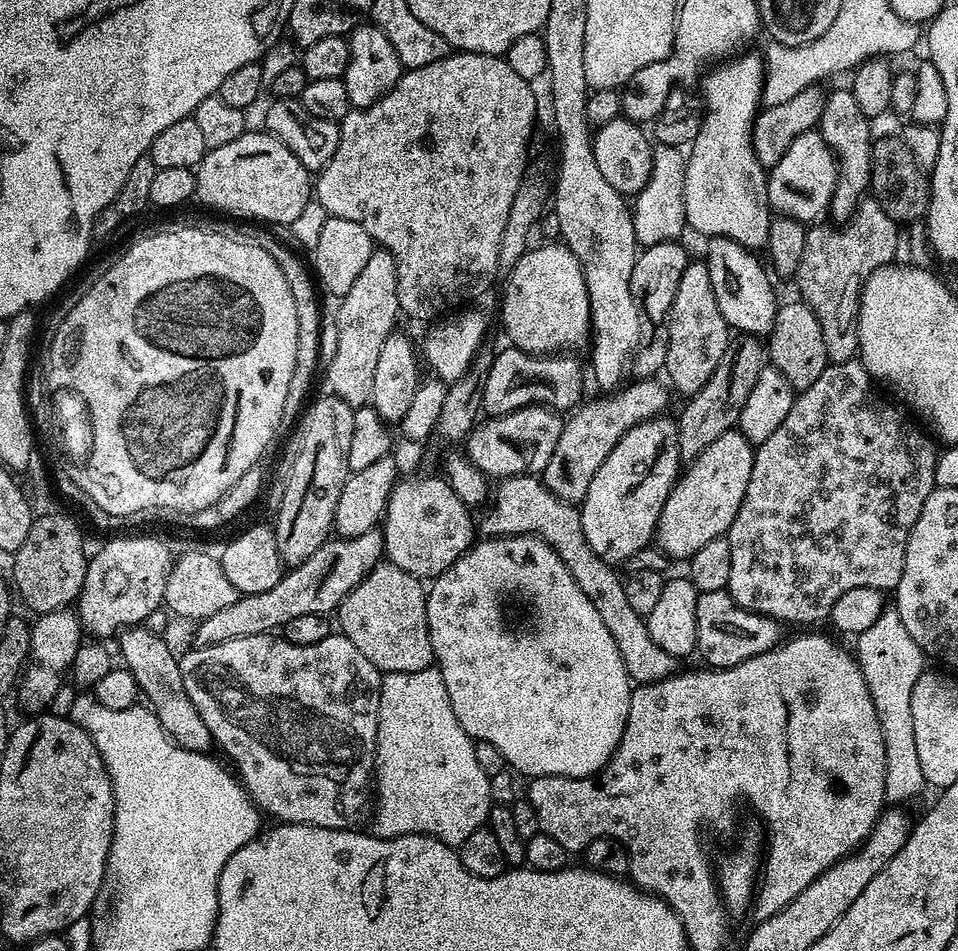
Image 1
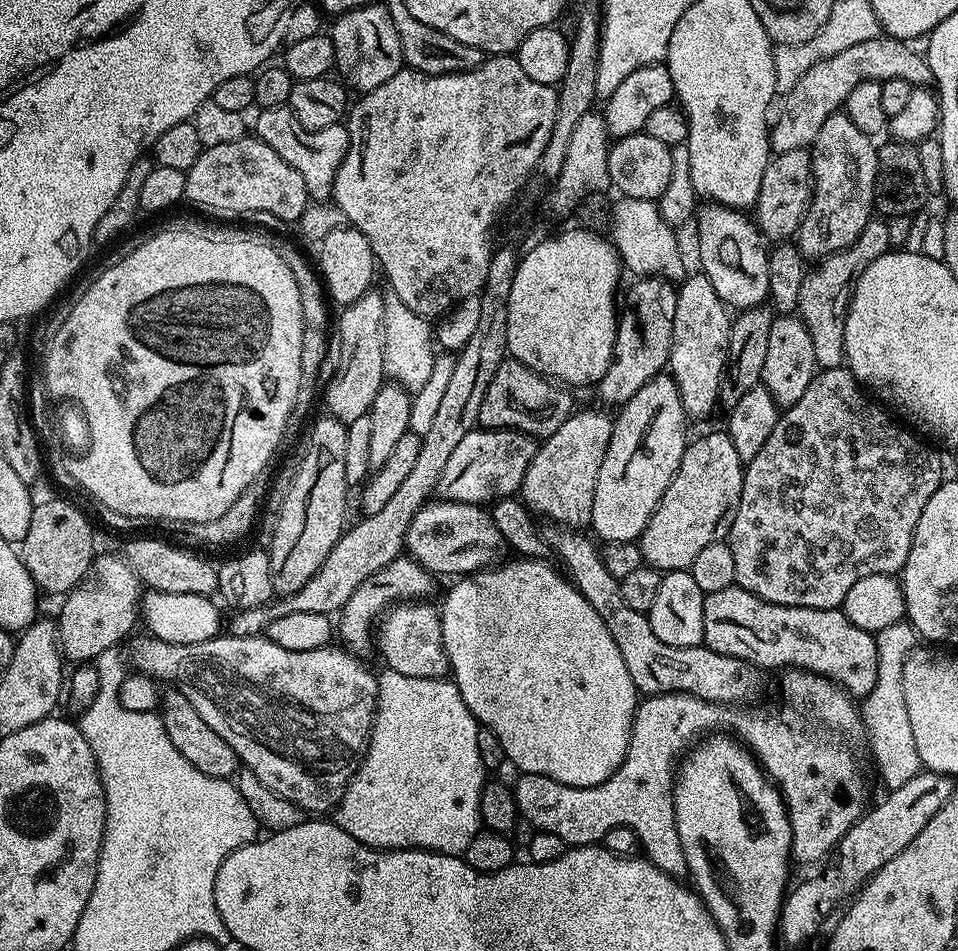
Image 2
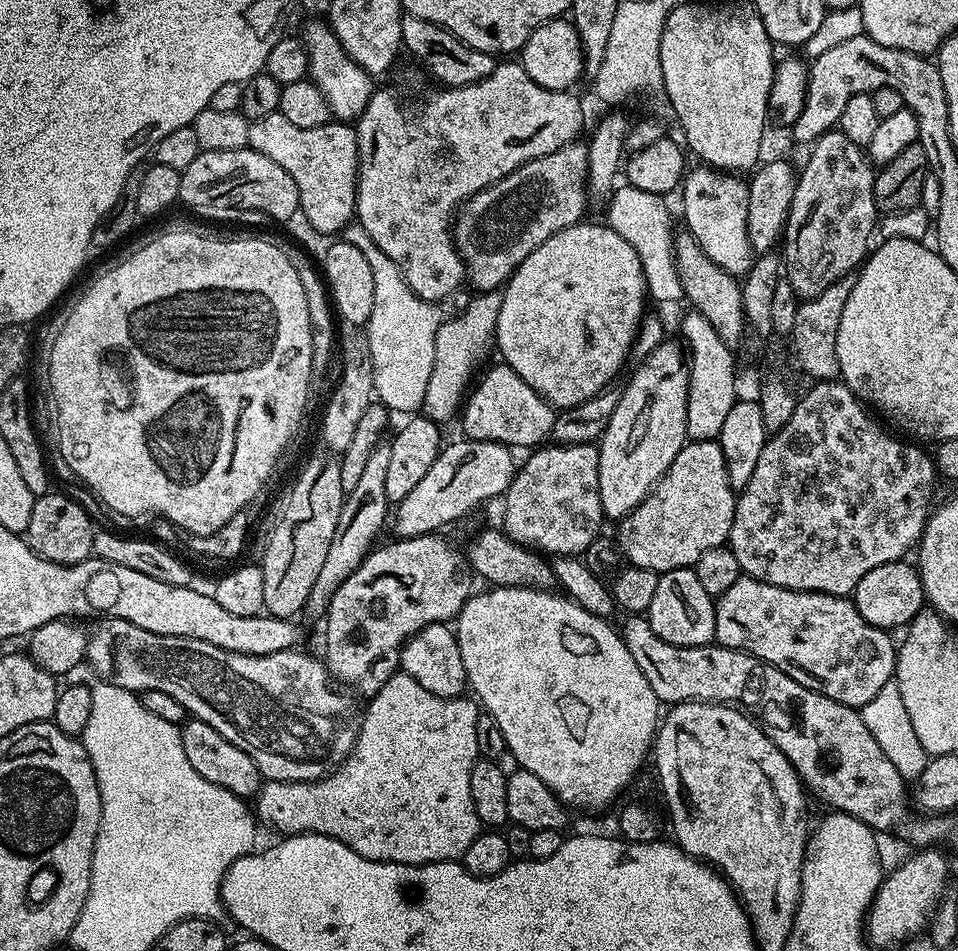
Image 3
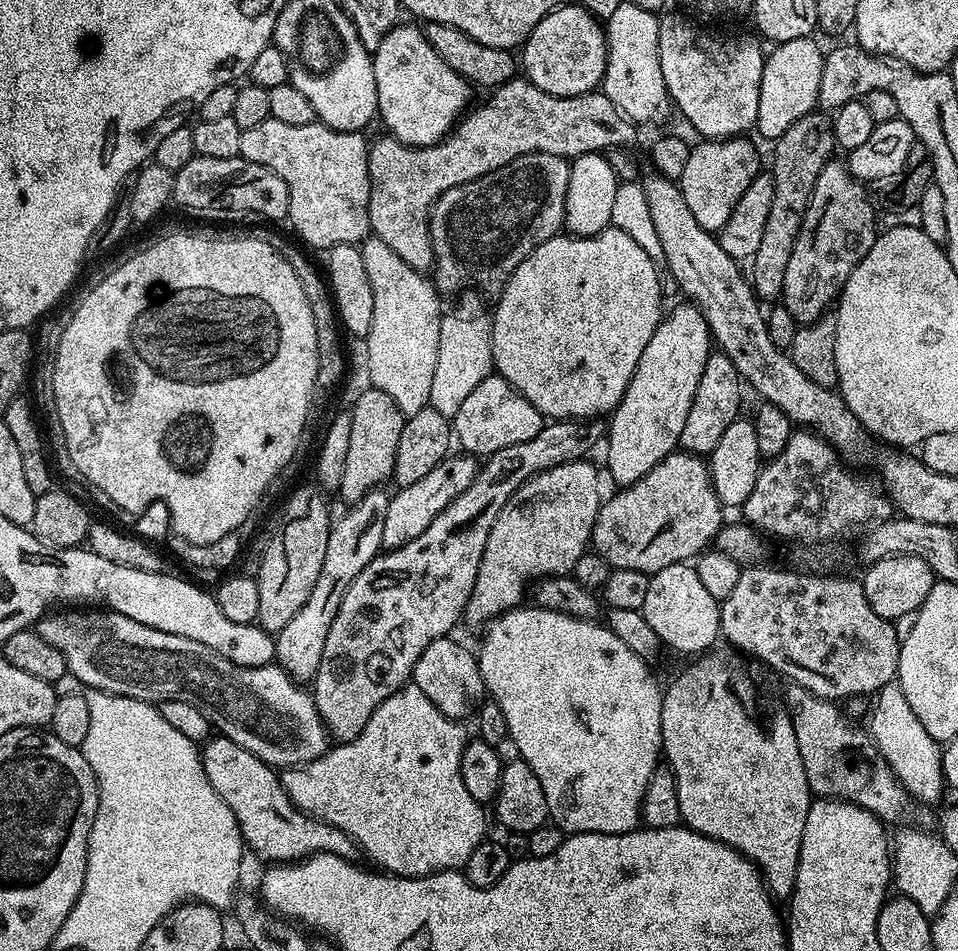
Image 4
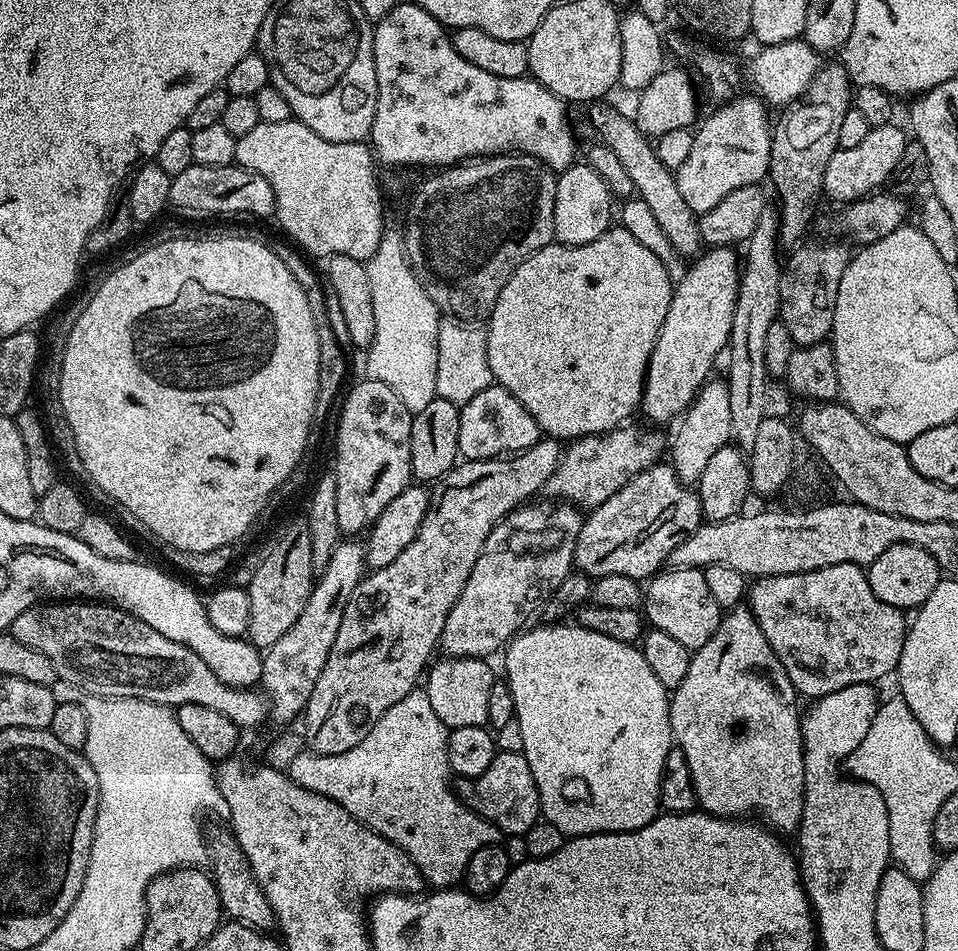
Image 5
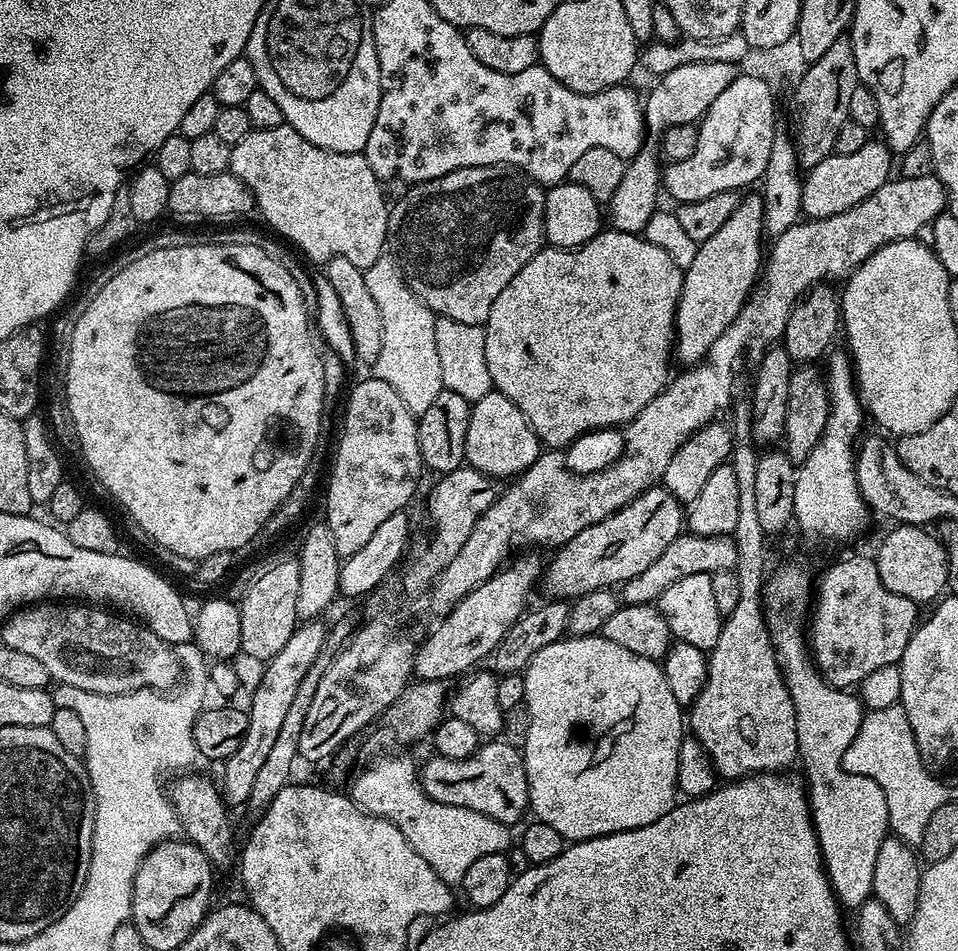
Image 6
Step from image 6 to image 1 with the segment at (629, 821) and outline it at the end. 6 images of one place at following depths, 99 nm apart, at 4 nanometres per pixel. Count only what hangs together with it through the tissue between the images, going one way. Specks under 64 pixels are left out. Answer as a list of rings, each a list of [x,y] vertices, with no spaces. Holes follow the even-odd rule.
[[[527,534],[481,539],[473,543],[467,552],[462,553],[452,568],[435,577],[427,593],[426,618],[434,664],[440,669],[442,682],[446,682],[446,694],[450,694],[450,706],[454,706],[458,722],[462,722],[462,730],[466,730],[466,734],[472,737],[473,741],[485,740],[490,742],[490,746],[498,746],[505,765],[521,777],[524,775],[524,778],[595,776],[601,771],[616,753],[620,739],[624,737],[633,685],[622,662],[622,654],[618,654],[618,646],[614,646],[614,638],[610,638],[610,630],[606,630],[606,622],[602,622],[598,610],[594,610],[594,602],[586,598],[586,594],[582,592],[570,570],[566,570],[562,558],[555,550],[540,536]]]

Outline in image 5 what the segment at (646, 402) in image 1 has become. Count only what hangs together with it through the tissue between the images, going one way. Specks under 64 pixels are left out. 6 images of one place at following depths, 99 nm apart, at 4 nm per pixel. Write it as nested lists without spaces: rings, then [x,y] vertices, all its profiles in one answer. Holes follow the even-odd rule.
[[[528,502],[519,508],[513,508],[490,530],[478,554],[478,562],[474,562],[474,570],[470,570],[470,578],[466,578],[462,594],[458,594],[458,602],[454,602],[450,614],[446,614],[446,626],[442,626],[438,645],[444,656],[492,658],[496,651],[497,655],[529,623],[527,620],[543,609],[554,590],[558,590],[562,578],[574,571],[576,543],[584,525],[581,509],[567,502],[536,503]]]

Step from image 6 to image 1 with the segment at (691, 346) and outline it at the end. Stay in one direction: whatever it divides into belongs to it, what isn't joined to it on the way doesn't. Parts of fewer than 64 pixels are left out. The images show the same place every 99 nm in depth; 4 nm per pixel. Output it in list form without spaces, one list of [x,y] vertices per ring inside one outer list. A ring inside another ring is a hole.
[[[661,414],[649,420],[639,420],[633,428],[626,430],[614,450],[610,450],[606,462],[598,466],[598,474],[594,474],[590,490],[586,490],[579,505],[582,531],[586,533],[586,542],[590,542],[590,550],[613,566],[623,565],[631,556],[638,554],[638,550],[653,543],[662,506],[681,475],[680,430],[677,421],[670,417]]]

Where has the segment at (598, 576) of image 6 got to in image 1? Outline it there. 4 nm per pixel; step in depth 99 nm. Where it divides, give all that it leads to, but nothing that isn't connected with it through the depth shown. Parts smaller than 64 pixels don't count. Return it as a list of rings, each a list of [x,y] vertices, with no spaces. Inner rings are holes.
[[[733,430],[722,434],[696,460],[691,461],[666,498],[660,521],[656,523],[655,539],[667,556],[673,561],[687,561],[694,554],[698,554],[698,550],[702,550],[706,542],[727,537],[728,528],[738,514],[738,506],[742,506],[742,498],[746,498],[746,486],[750,486],[750,470],[754,466],[755,457],[752,443],[741,432]]]

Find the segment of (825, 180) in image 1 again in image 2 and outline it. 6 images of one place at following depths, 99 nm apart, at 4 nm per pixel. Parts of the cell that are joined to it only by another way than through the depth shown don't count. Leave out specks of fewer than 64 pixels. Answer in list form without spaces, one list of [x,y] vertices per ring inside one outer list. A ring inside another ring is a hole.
[[[807,148],[802,150],[786,150],[777,152],[769,159],[766,174],[762,174],[762,190],[758,190],[756,207],[754,209],[754,223],[760,229],[761,236],[768,242],[788,242],[795,237],[802,218],[812,201],[812,154]]]

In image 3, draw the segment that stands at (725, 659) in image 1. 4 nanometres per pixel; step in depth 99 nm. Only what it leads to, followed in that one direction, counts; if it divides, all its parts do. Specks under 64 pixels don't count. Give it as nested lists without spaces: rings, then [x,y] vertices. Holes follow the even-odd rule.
[[[743,574],[716,600],[715,643],[749,652],[790,674],[794,682],[857,710],[895,677],[898,644],[888,636],[885,629],[870,626],[858,614],[855,599],[786,590]]]

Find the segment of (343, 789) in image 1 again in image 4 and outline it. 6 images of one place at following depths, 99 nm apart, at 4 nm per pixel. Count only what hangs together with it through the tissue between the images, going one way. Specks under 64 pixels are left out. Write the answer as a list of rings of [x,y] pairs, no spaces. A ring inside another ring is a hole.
[[[52,610],[40,617],[34,630],[50,646],[62,650],[66,658],[71,679],[81,680],[85,689],[96,688],[115,696],[129,696],[135,700],[159,702],[190,702],[208,716],[213,729],[219,735],[238,742],[250,754],[277,770],[287,770],[297,764],[308,764],[327,752],[330,747],[328,729],[316,709],[316,700],[303,683],[297,682],[284,673],[279,664],[266,666],[238,666],[222,654],[194,642],[194,638],[182,638],[178,634],[166,634],[166,630],[154,630],[154,626],[142,626],[126,614],[107,610]]]

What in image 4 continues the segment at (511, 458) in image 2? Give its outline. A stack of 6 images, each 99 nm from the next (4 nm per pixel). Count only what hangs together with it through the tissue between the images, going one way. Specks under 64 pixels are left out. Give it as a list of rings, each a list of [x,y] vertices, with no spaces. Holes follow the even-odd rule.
[[[449,454],[441,464],[434,466],[434,470],[430,470],[430,474],[426,474],[426,478],[414,482],[414,486],[396,488],[391,493],[386,522],[382,526],[385,549],[401,548],[406,546],[406,542],[414,542],[414,538],[418,538],[418,534],[422,534],[422,530],[426,530],[430,522],[434,522],[434,518],[438,518],[438,514],[442,514],[442,510],[446,510],[446,506],[450,506],[450,502],[454,502],[454,498],[458,498],[470,482],[474,482],[478,471],[477,457],[471,454],[456,455]]]

